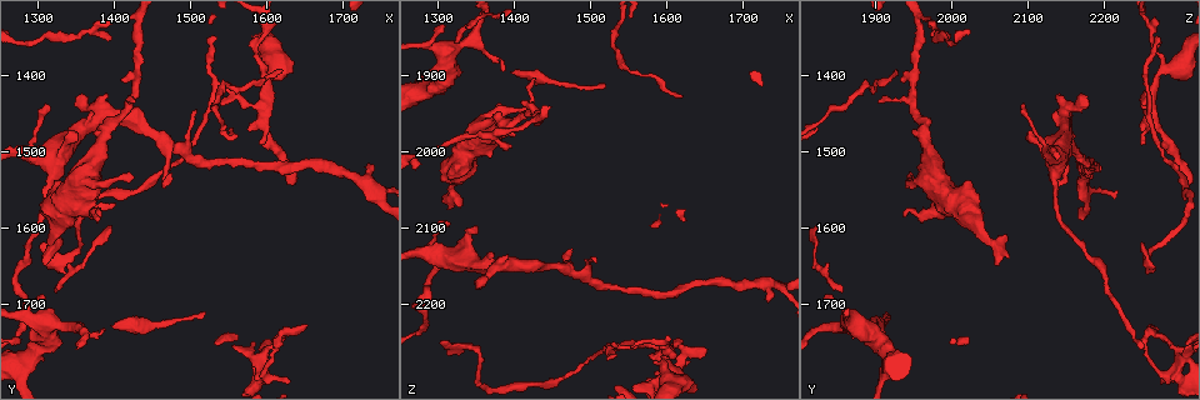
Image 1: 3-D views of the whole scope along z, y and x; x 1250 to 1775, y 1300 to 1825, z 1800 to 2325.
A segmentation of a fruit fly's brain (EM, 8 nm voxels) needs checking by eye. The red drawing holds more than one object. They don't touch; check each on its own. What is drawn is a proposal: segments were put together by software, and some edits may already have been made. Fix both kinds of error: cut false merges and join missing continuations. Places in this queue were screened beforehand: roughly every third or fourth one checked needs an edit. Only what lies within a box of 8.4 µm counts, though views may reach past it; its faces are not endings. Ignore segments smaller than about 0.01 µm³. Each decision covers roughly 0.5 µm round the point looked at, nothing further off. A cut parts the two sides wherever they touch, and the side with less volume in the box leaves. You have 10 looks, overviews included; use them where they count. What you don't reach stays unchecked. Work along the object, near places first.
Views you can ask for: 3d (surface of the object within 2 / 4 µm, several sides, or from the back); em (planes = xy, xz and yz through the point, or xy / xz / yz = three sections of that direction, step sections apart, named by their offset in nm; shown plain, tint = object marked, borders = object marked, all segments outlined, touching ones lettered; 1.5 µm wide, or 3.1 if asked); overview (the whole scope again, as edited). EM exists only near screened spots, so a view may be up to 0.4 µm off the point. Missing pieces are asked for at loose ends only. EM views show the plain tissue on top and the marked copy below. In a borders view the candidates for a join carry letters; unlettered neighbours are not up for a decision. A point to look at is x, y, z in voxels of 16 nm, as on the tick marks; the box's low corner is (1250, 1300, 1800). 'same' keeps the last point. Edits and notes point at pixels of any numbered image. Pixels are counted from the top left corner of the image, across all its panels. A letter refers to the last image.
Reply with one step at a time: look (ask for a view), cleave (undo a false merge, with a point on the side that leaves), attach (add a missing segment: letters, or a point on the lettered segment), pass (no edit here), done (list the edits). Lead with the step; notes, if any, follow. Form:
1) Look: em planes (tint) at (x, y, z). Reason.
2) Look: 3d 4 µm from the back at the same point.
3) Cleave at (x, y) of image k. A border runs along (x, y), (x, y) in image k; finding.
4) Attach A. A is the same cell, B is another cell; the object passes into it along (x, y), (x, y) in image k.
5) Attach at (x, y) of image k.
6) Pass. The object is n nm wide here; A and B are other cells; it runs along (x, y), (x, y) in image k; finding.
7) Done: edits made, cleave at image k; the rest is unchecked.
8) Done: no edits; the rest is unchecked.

Look: em planes (tint) at (1335, 1475, 2105). Branch stops here.

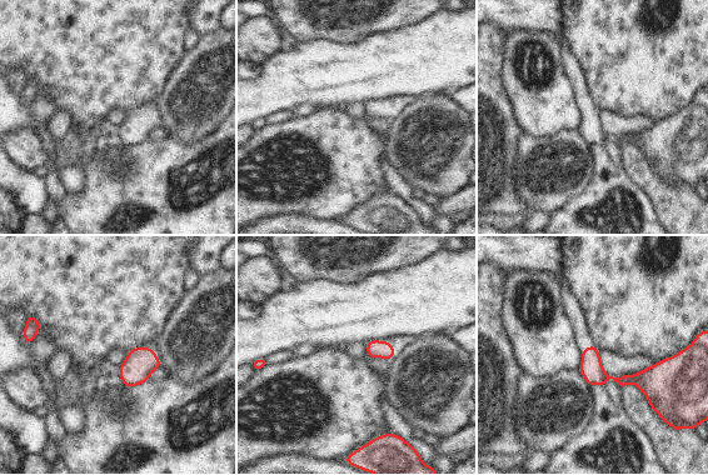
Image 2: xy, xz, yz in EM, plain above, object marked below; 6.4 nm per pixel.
Look: em planes (borders) at the same point. See the neighbours.

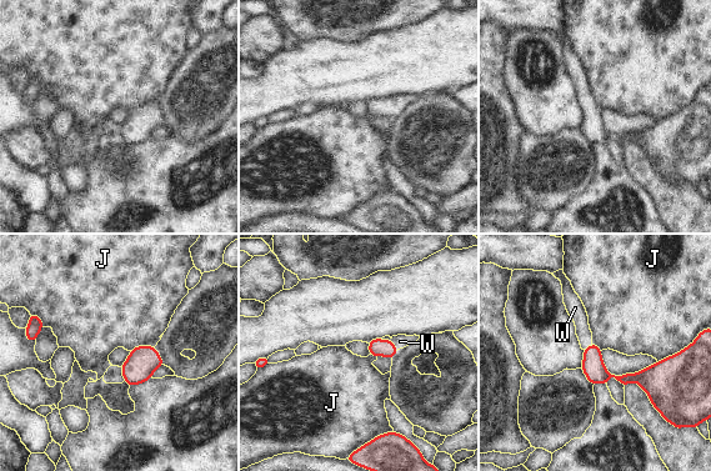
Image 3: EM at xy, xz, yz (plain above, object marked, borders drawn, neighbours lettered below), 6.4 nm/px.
Attach W. W is the same cell, J is another cell; the cell continues.

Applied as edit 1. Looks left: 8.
Look: em xz step 4 (tint) at (1380, 1580, 1935). An open end.

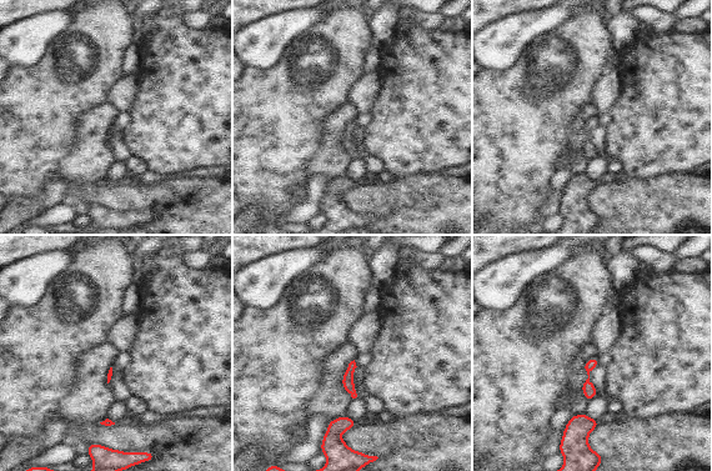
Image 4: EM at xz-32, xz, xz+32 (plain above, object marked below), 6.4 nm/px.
Look: em xy step 4 (borders) at the same point. Cut it another way.

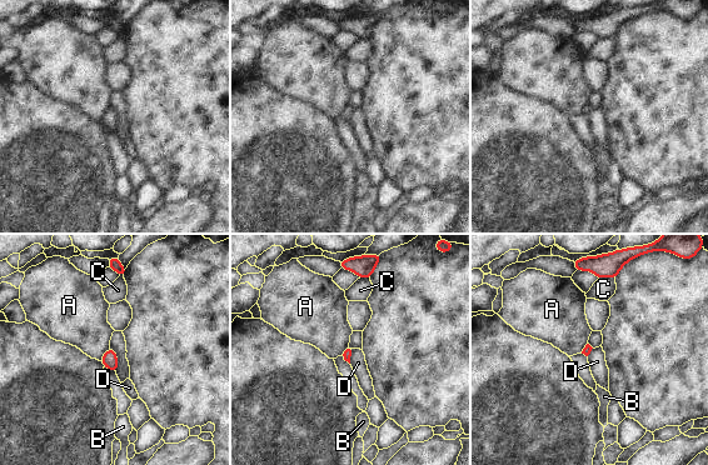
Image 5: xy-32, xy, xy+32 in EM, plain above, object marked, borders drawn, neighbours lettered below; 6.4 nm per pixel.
Pass. A, B, C and D are other cells; none of them fits.

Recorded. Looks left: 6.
Look: em xy step 4 (tint) at (1620, 1390, 1925). Free end.

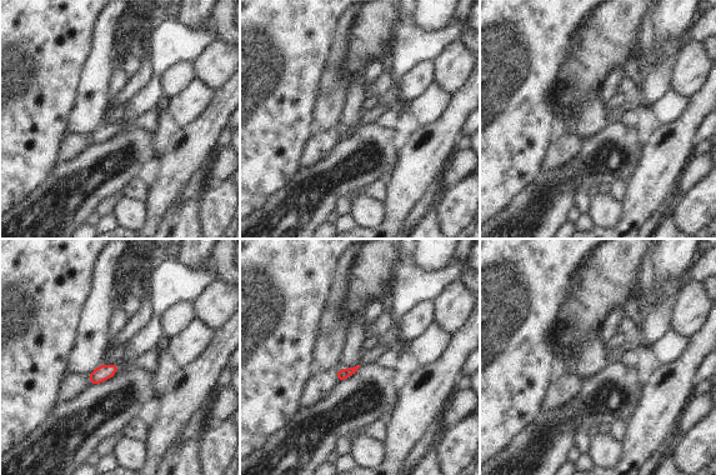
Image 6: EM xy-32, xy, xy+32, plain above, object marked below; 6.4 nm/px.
Look: em yz step 4 (borders) at the same point. Cut it another way.

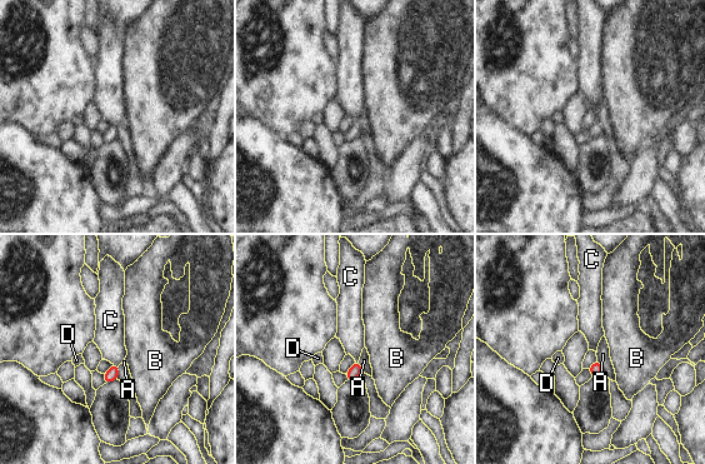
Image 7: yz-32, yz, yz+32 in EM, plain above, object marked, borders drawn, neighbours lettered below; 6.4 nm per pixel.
Pass. The object is 70 nm wide here; A, B, C and D are other cells; a border runs along (598, 358), (604, 373) in image 7; none of them fits.

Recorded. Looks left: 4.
Done: edits made, attach at image 3; the rest is unchecked.

